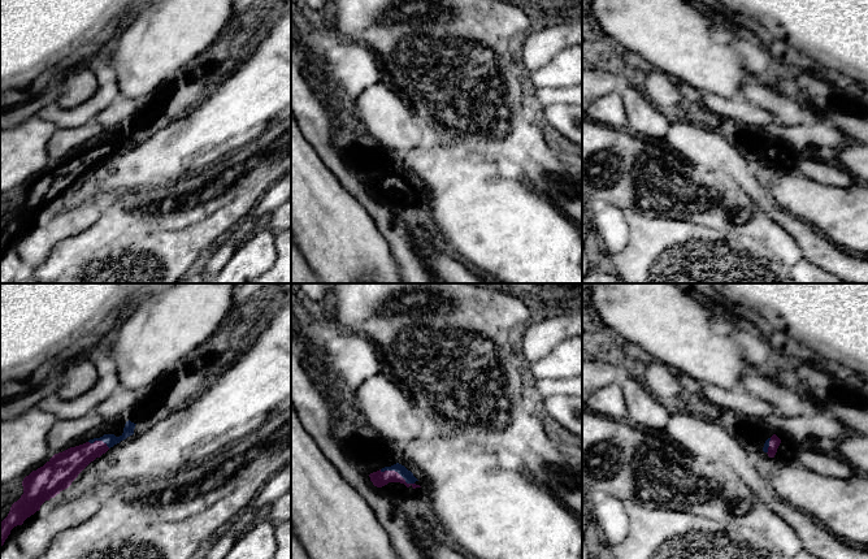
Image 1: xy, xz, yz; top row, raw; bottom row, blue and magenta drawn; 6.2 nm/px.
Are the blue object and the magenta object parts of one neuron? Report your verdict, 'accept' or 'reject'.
accept

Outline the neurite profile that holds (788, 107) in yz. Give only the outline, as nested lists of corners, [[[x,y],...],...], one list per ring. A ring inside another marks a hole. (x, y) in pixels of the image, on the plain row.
[[[748,75],[741,87],[741,94],[748,103],[769,112],[774,121],[784,126],[810,125],[816,120],[798,88],[790,88],[787,84],[777,91],[758,77]]]

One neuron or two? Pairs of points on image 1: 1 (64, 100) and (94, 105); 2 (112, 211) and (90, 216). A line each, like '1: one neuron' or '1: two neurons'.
1: two neurons
2: two neurons

